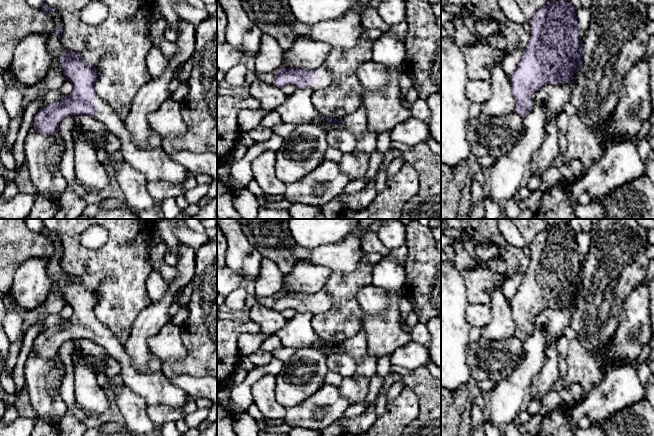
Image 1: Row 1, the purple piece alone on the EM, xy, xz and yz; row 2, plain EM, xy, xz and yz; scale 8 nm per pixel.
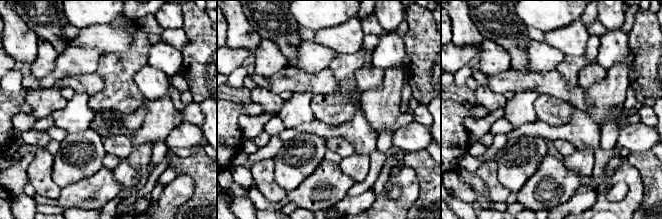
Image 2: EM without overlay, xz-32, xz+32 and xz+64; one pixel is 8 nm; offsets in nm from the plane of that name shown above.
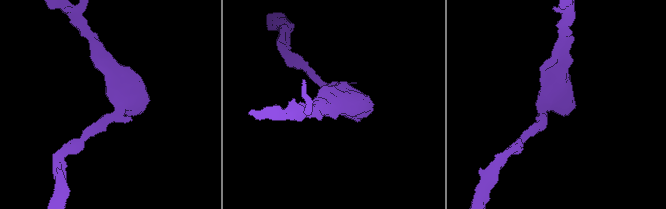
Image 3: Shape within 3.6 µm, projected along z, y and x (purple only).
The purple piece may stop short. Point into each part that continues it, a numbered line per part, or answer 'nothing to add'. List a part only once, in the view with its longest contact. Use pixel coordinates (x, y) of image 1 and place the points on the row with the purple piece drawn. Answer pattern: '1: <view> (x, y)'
1: xy (156, 165)

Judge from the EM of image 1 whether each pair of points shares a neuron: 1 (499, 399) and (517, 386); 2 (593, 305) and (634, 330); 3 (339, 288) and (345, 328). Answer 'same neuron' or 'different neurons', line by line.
1: same neuron
2: different neurons
3: same neuron

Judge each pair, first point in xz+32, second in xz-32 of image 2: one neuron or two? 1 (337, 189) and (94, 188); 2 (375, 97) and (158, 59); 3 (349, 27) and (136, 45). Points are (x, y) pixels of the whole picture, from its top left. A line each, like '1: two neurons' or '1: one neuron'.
1: one neuron
2: two neurons
3: two neurons

